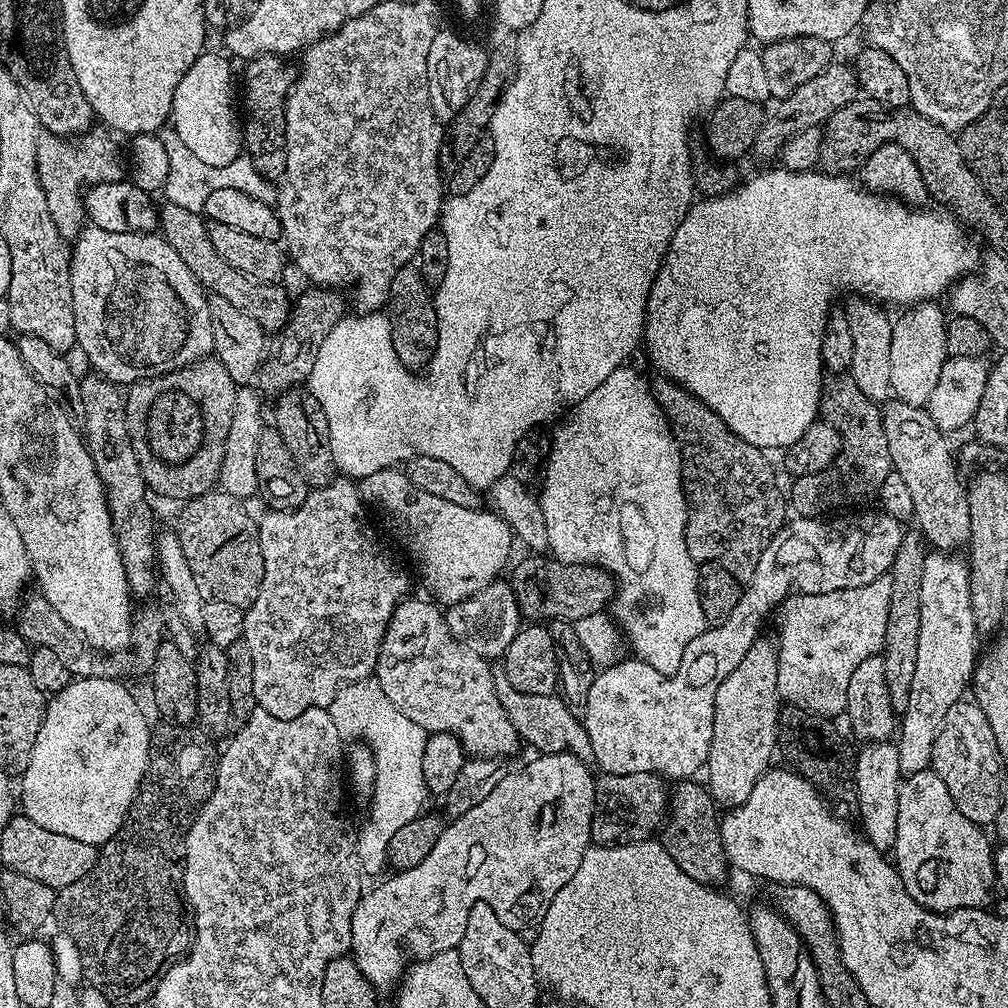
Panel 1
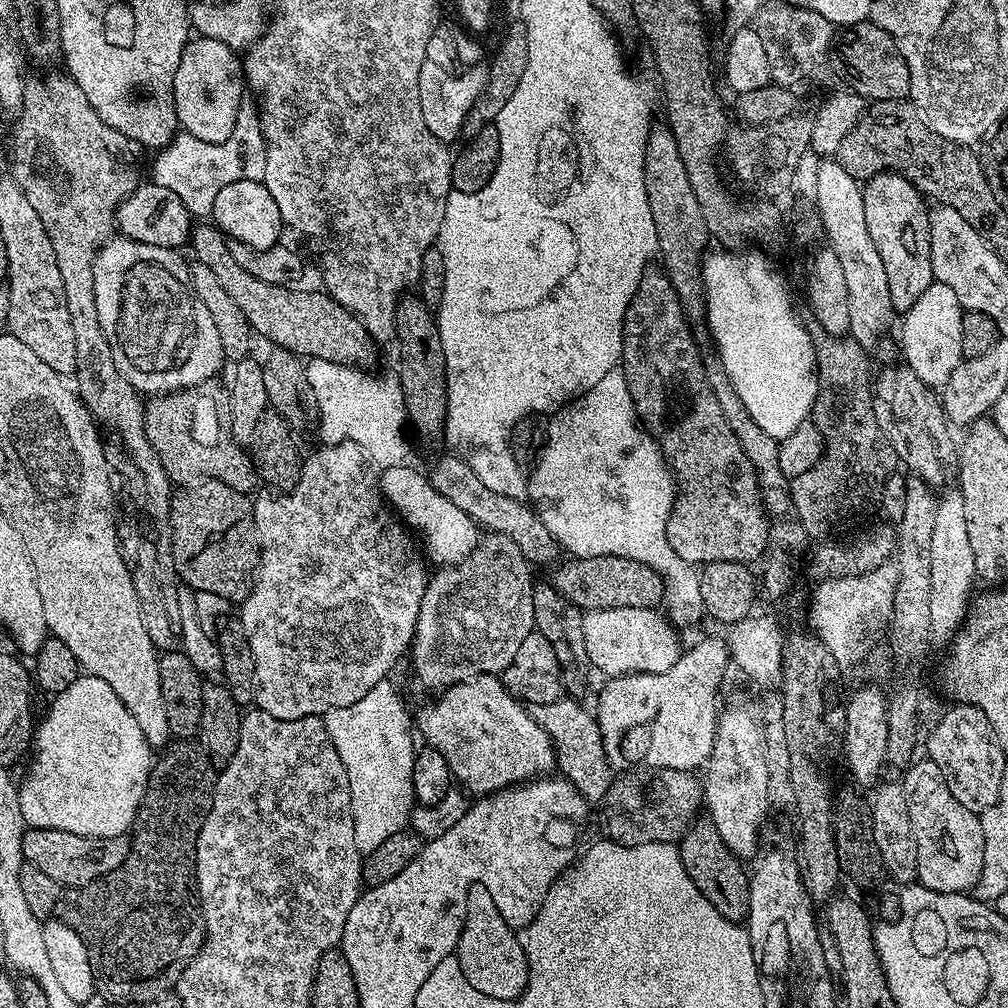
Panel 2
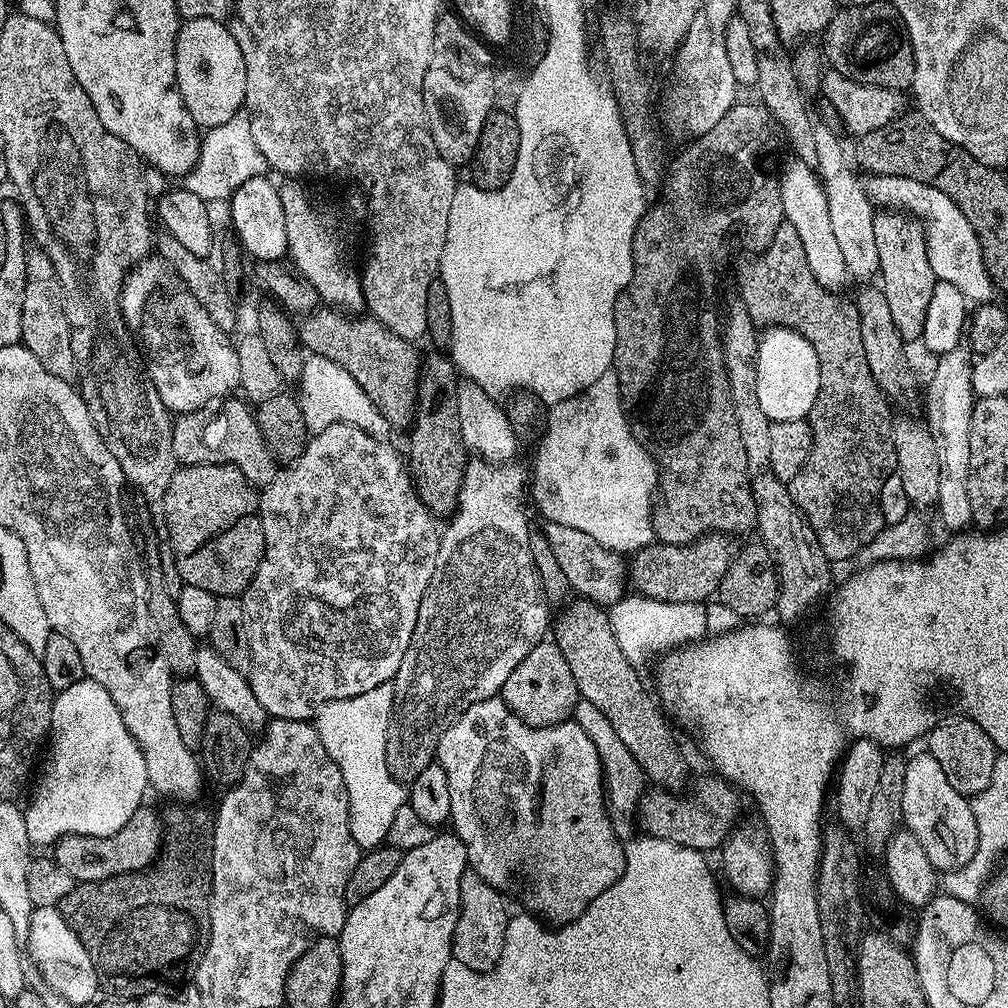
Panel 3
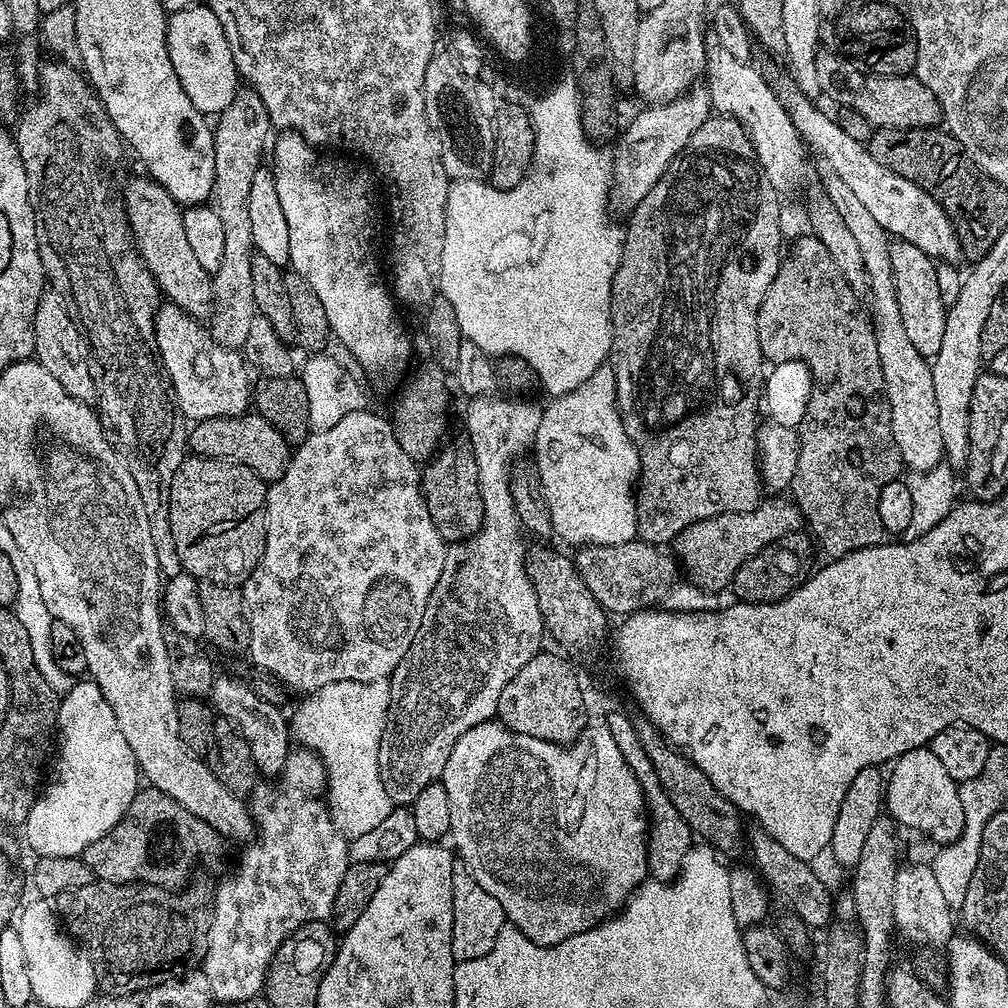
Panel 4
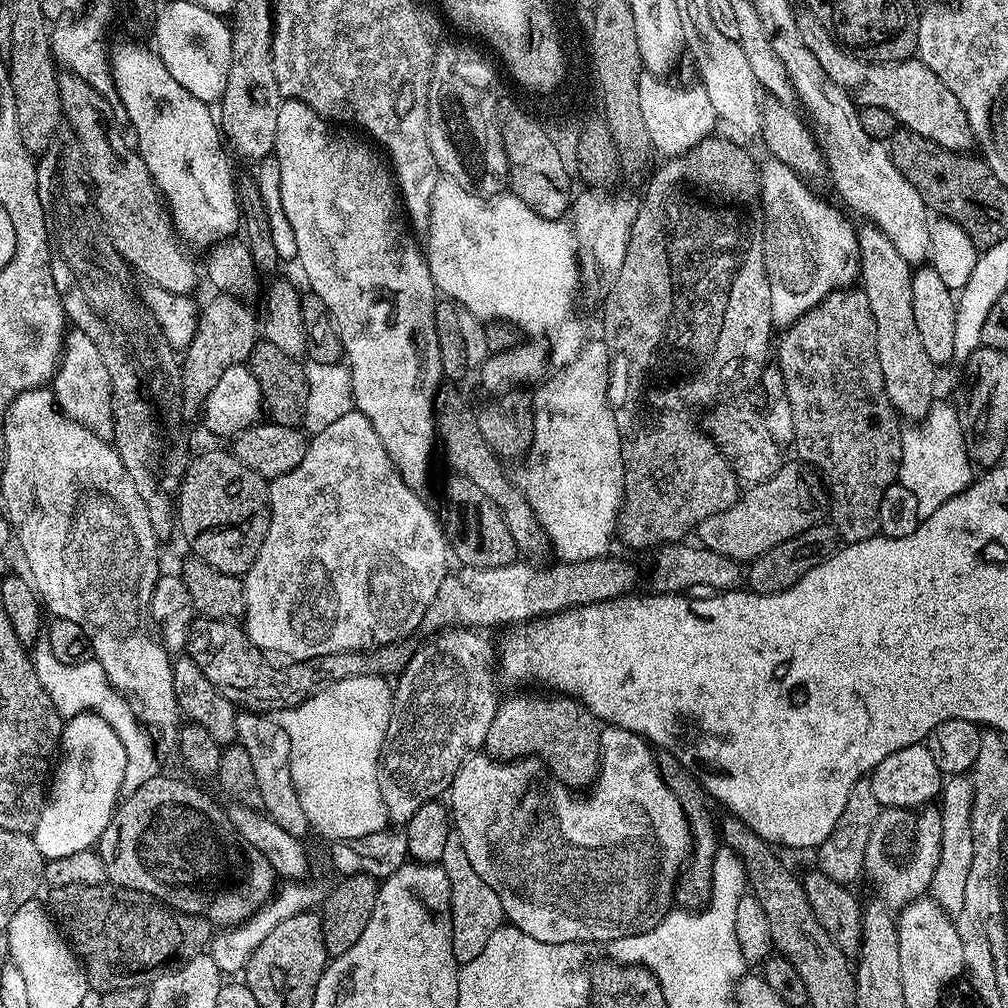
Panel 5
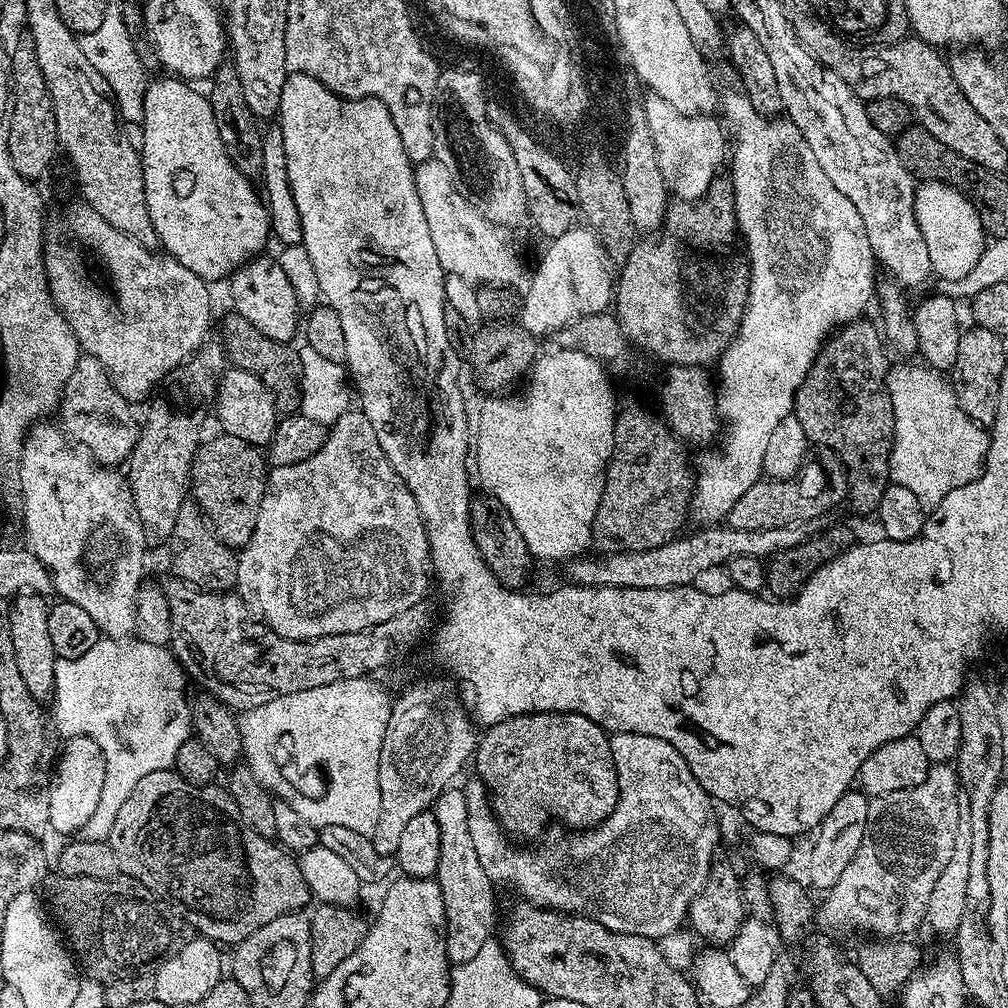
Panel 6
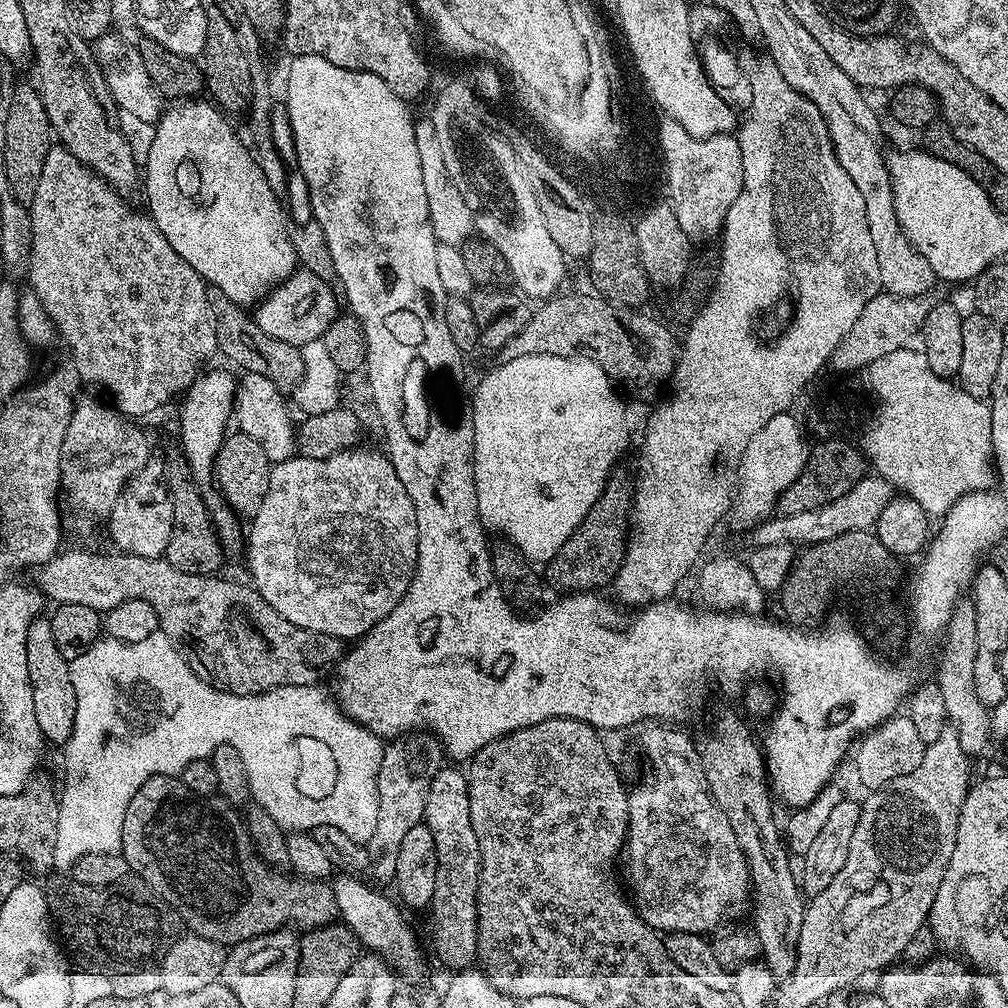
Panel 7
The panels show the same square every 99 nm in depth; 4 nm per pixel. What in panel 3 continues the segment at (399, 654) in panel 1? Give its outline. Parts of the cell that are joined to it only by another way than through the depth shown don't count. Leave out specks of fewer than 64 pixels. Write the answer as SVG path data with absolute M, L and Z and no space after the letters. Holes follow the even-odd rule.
M494 695L488 700L483 700L463 709L441 731L440 741L436 743L435 763L440 764L442 770L446 770L446 778L450 781L450 814L452 815L450 828L465 846L469 869L476 872L484 881L499 888L505 887L504 884L511 872L524 871L525 876L529 878L528 884L530 886L529 906L527 905L527 907L542 920L549 922L551 925L559 926L578 919L585 912L586 906L599 894L609 889L624 872L624 844L616 836L611 818L608 815L604 769L600 767L600 755L594 750L594 742L590 742L588 735L575 722L535 728L522 723L514 713L508 711L503 699L499 695Z

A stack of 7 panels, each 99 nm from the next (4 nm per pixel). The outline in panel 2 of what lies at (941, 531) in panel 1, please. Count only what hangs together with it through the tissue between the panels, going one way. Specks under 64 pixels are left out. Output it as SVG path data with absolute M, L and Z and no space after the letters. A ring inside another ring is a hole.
M897 362L897 364L888 364L880 373L875 373L872 382L872 409L874 418L878 426L882 426L882 434L890 442L892 449L896 451L897 461L904 464L909 469L911 475L919 476L925 484L937 486L944 480L944 467L948 464L948 459L953 459L954 444L952 448L952 436L948 433L950 421L944 415L944 406L941 397L933 389L924 384L916 377L914 370L910 370L907 364Z

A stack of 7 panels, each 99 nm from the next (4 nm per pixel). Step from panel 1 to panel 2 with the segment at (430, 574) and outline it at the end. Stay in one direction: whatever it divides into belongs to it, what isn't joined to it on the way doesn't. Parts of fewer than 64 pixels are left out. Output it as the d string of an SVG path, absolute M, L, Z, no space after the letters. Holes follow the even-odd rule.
M401 462L383 469L379 473L380 489L384 499L395 510L401 521L422 541L425 553L436 566L456 566L468 559L478 543L478 525L450 498L442 498L429 482L423 471L411 468L408 462Z

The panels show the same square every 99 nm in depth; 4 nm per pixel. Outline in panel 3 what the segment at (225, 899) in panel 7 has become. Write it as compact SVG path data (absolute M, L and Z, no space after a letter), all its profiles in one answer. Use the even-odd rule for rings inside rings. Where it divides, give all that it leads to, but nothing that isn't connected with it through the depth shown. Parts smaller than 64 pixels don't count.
M142 806L132 815L130 822L109 836L61 836L54 845L54 859L66 874L78 882L98 882L141 869L149 857L160 852L164 842L164 826L159 811Z

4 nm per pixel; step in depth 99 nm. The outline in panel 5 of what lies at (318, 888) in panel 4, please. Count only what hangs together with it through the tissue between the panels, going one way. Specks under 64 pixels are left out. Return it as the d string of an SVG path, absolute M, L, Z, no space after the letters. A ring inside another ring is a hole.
M281 883L272 899L267 900L247 920L242 921L241 924L225 927L211 937L210 955L214 958L214 962L221 974L228 974L228 972L243 973L244 967L248 964L250 954L254 954L254 950L258 950L258 946L262 944L262 938L266 938L266 934L270 934L270 930L274 930L274 926L278 926L278 922L286 922L286 918L294 918L294 914L313 911L321 903L322 892L319 892L314 885L306 883Z

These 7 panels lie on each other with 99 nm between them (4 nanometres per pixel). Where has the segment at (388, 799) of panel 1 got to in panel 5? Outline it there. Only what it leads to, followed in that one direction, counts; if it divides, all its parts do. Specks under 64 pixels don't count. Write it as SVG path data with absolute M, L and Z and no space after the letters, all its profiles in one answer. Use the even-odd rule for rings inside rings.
M351 676L335 680L332 684L323 685L319 690L312 693L308 699L294 708L283 709L282 732L288 741L290 750L290 774L294 782L294 790L298 794L298 802L302 802L302 810L306 814L311 831L321 832L328 836L329 841L345 840L346 838L362 838L362 834L374 834L383 832L389 827L388 811L386 802L382 802L382 790L378 782L378 770L380 769L380 751L384 745L384 735L390 726L390 710L392 709L393 685L382 676Z

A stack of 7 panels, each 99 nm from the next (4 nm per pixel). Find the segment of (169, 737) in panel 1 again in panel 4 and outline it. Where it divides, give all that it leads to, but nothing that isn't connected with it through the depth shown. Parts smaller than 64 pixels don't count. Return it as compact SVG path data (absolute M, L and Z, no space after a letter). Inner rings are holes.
M93 882L86 886L78 886L78 890L66 890L61 896L55 897L54 907L68 935L72 937L73 941L83 945L89 958L92 959L96 983L101 993L121 996L123 992L144 992L156 984L175 980L177 976L185 976L187 972L199 969L206 958L211 924L208 923L208 888L204 888L204 884L196 884L196 888L192 888L192 892L188 892L188 896L180 896L180 900L176 900L176 896L164 896L164 892L156 892L156 888L146 888L143 884Z

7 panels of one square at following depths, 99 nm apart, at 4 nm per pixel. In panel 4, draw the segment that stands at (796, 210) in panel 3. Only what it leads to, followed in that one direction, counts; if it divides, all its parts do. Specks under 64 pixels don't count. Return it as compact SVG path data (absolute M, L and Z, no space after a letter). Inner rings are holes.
M713 47L706 56L706 87L712 99L713 109L721 116L732 116L746 130L750 142L754 146L754 154L758 158L760 168L766 174L770 186L774 186L777 194L792 192L800 184L804 172L800 166L800 158L806 153L806 145L801 140L790 114L776 97L775 87L746 60L733 58L727 50Z

